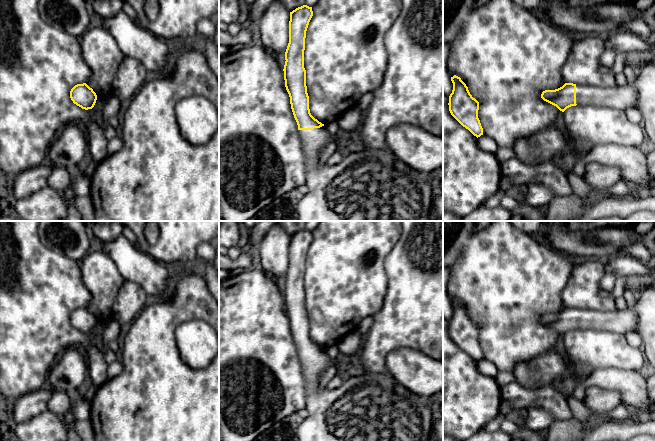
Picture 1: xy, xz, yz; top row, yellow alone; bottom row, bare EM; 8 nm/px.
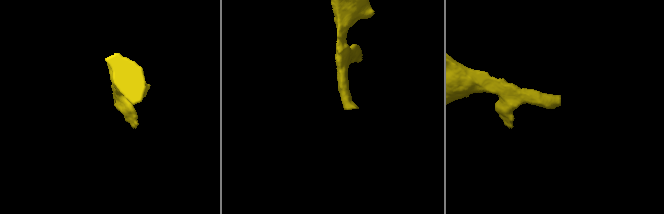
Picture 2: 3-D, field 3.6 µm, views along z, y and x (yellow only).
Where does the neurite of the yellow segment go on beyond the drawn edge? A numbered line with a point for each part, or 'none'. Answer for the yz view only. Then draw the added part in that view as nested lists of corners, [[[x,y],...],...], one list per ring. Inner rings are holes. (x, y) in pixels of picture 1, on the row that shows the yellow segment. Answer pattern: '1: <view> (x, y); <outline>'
1: yz (641, 94); [[[655,53],[641,57],[633,84],[621,87],[576,85],[576,104],[623,111],[631,106],[637,107],[642,114],[644,135],[655,148]]]

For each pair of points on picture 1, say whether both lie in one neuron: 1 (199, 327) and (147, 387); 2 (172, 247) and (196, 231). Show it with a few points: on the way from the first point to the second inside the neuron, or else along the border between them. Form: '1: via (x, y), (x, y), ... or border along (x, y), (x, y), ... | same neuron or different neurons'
1: border along (177, 327), (175, 341), (180, 357), (194, 368) | different neurons
2: via (178, 241), (190, 231) | same neuron

